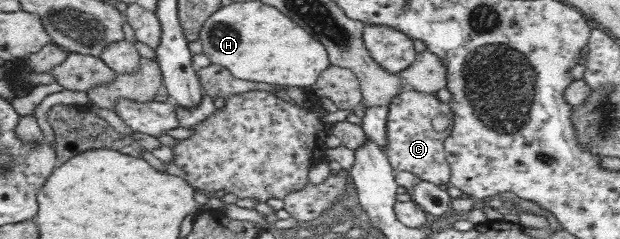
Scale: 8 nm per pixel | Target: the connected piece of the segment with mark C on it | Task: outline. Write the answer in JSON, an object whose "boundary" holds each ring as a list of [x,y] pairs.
{"boundary":[[[409,88],[398,98],[394,98],[388,110],[386,127],[388,127],[389,148],[386,154],[396,172],[406,170],[420,179],[437,185],[449,183],[451,168],[446,158],[444,144],[450,131],[438,134],[438,130],[434,130],[432,120],[438,116],[450,119],[451,112],[448,101],[444,102],[434,94],[419,93]]]}

